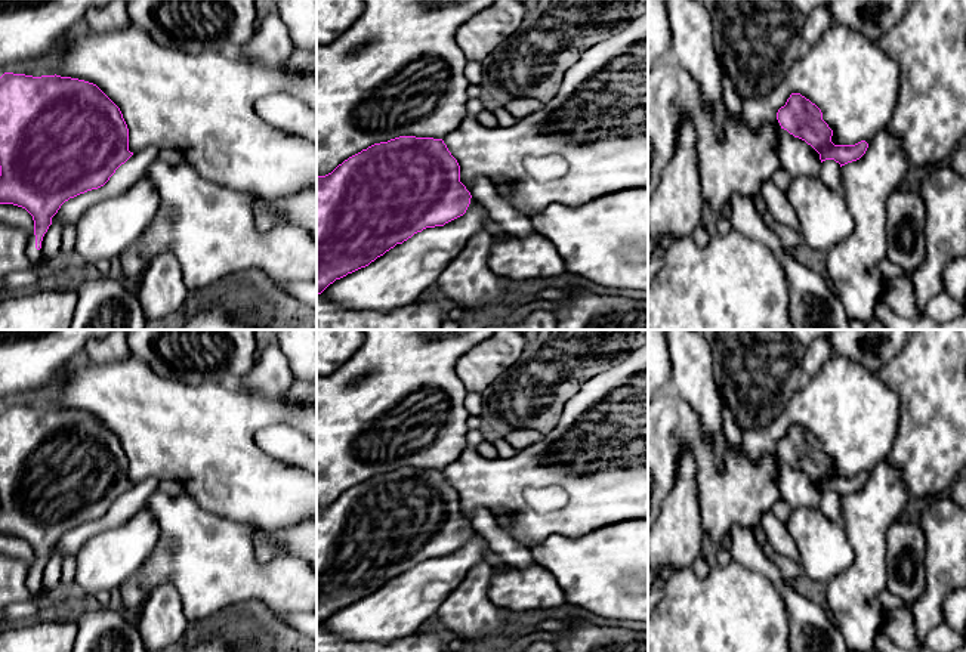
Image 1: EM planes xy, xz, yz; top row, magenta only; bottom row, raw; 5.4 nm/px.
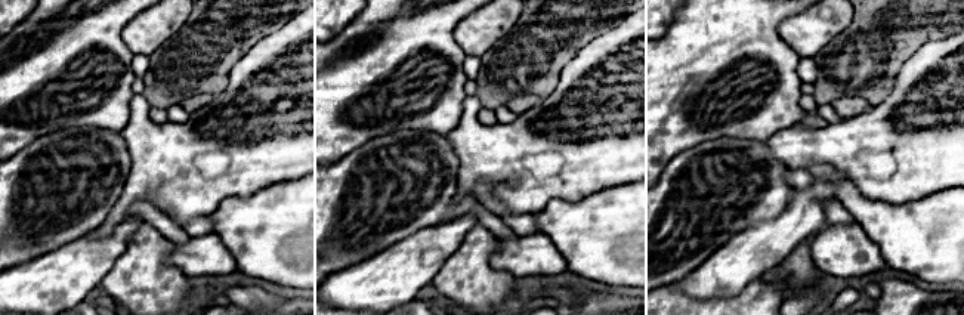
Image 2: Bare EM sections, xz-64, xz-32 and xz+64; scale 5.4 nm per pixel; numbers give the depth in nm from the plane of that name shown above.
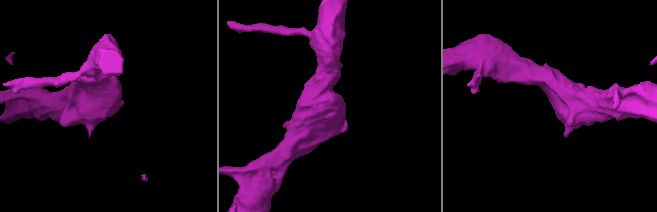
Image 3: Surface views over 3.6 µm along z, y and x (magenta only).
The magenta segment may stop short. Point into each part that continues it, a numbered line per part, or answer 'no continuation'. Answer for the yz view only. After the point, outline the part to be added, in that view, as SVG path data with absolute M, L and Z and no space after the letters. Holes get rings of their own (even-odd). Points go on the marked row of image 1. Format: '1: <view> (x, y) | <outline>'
no continuation

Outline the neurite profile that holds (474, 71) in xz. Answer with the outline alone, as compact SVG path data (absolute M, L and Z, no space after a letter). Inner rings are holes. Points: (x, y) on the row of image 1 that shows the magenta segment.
M467 61L465 75L470 84L479 86L484 78L484 65L481 61Z

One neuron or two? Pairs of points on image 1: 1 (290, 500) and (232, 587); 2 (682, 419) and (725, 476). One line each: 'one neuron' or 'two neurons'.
1: two neurons
2: one neuron

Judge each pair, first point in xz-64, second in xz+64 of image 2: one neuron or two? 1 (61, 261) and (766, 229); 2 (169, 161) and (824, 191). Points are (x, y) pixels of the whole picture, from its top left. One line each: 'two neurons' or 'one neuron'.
1: one neuron
2: two neurons

